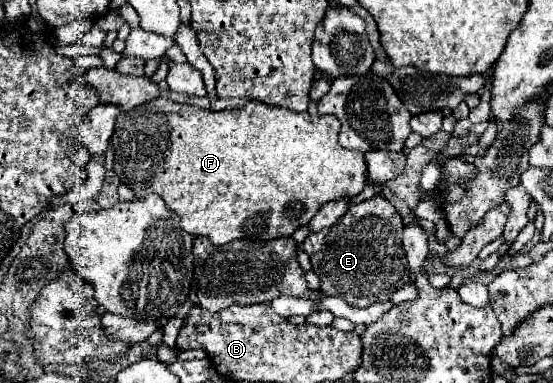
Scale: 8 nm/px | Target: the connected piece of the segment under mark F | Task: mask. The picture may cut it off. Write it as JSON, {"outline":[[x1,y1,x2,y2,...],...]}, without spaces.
{"outline":[[159,97,153,101,147,101,145,105,139,105,137,109,131,111,121,111,115,123,115,131,111,137,111,145,115,151,115,173,125,183,129,189,133,189,137,199,143,199,149,193,157,193,163,197,165,205,179,215,181,227,191,233,191,235,205,235,213,241,213,245,225,245,233,239,251,239,251,241,265,241,265,239,277,239,277,237,289,237,293,235,301,225,309,223,319,207,327,201,335,201,341,197,355,197,363,191,365,187,365,177,367,177,367,167,363,161,361,153,353,153,345,147,339,145,339,132,341,124,337,117,333,115,315,115,311,117,309,113,293,113,289,109,281,107,271,107,261,101,249,101,241,109,227,109,227,111,211,111,211,109,201,109,193,105,181,105,171,99]]}

